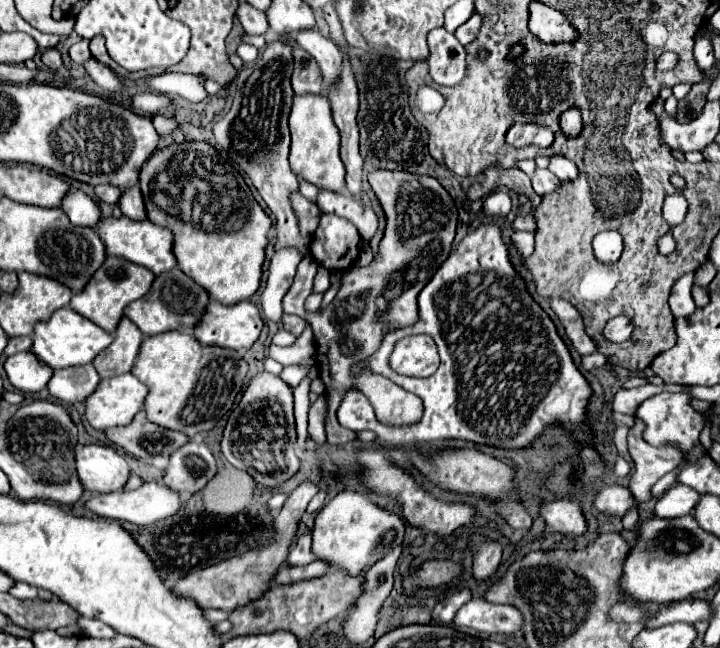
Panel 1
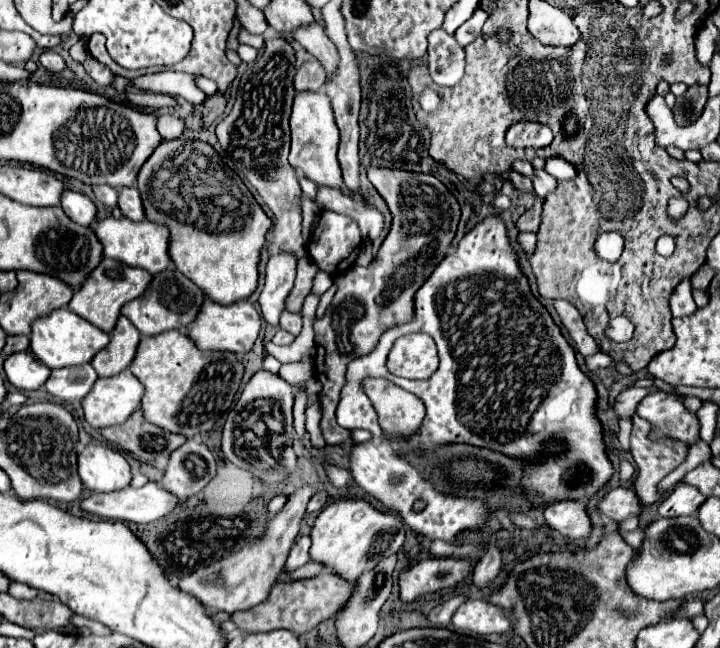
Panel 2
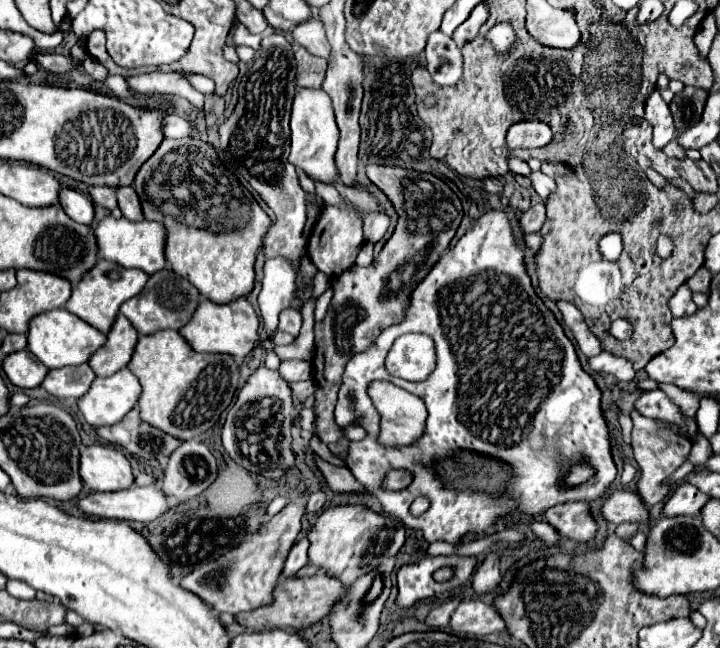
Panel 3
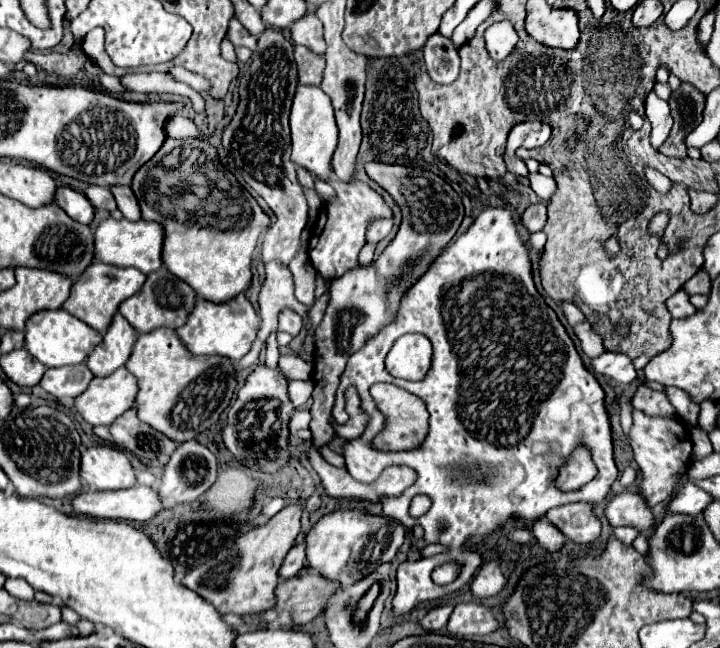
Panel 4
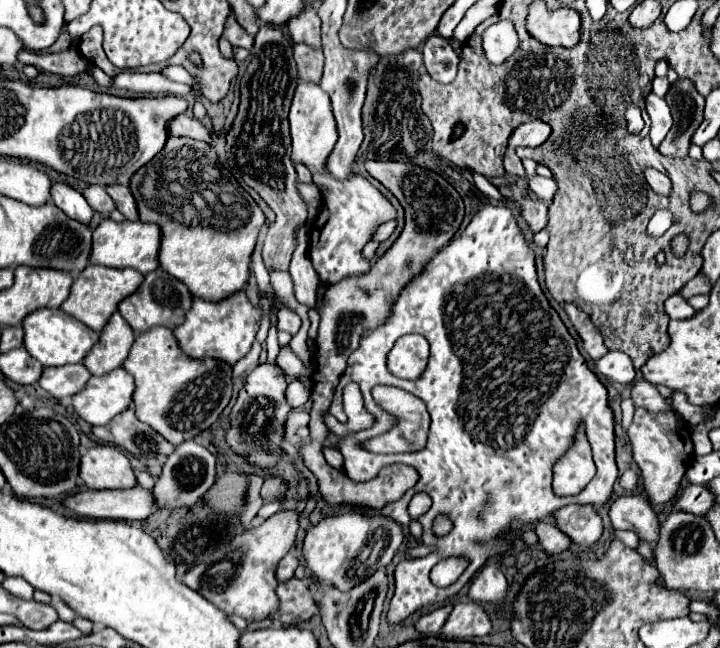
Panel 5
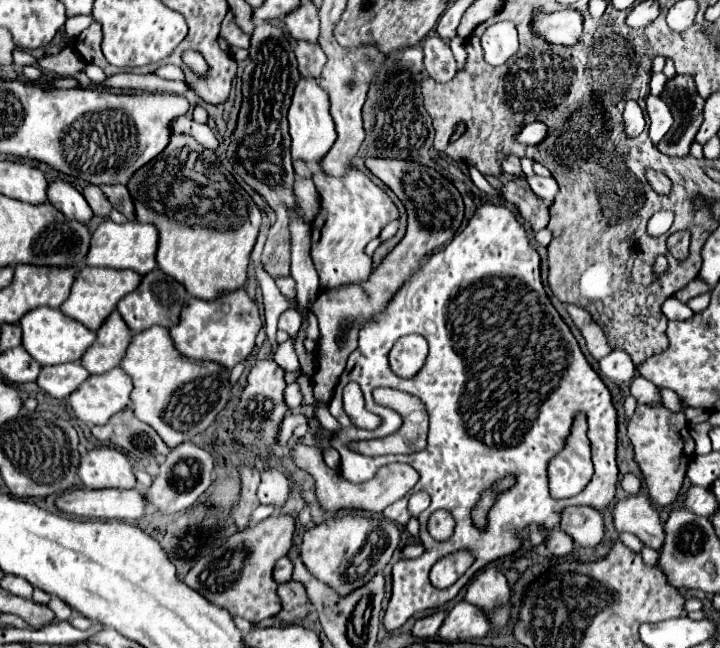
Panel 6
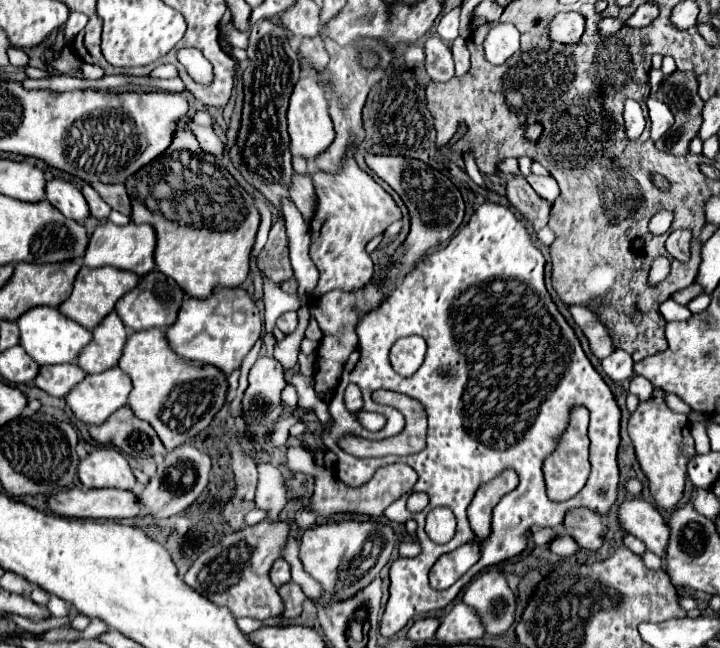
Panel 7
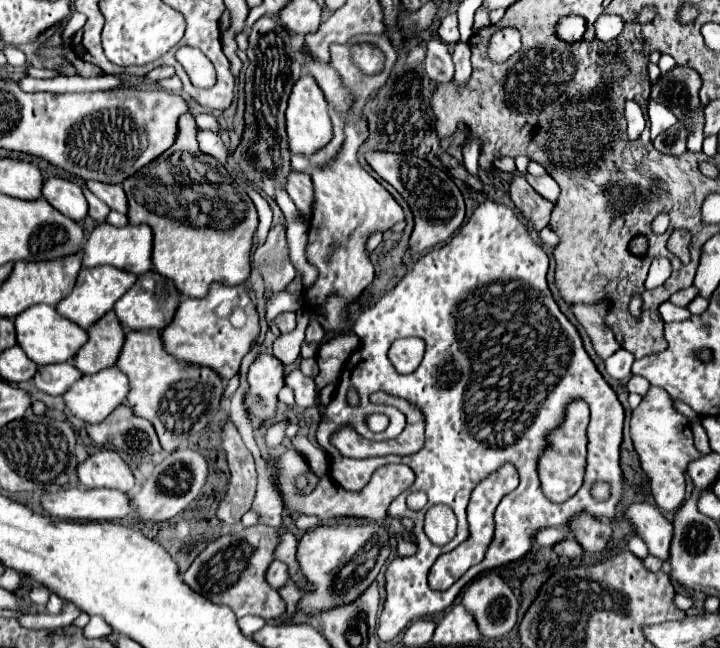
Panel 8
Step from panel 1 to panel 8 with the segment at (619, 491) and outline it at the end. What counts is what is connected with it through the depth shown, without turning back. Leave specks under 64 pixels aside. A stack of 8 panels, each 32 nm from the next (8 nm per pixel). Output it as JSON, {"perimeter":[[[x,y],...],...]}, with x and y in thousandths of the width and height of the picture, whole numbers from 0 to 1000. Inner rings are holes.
{"perimeter":[[[897,775],[878,778],[869,787],[869,796],[878,806],[878,815],[883,818],[883,824],[897,836],[903,855],[917,861],[919,867],[928,864],[931,840],[936,827],[933,806],[928,806],[911,781]]]}

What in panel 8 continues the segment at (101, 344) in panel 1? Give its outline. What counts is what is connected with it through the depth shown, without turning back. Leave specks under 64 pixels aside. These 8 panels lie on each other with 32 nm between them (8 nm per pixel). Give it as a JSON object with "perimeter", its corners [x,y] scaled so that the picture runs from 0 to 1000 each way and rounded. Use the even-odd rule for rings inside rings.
{"perimeter":[[[50,469],[50,472],[42,472],[33,481],[28,481],[19,491],[19,503],[22,503],[25,534],[53,565],[78,562],[78,559],[97,559],[103,552],[103,546],[108,543],[108,537],[122,525],[119,509],[100,500],[89,488],[81,488],[81,481],[72,472],[64,472],[64,469]]]}

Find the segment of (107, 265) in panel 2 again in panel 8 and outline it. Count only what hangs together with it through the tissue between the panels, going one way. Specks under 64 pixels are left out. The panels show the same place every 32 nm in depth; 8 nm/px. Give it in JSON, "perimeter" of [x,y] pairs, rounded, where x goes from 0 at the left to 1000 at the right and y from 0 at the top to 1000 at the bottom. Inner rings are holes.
{"perimeter":[[[133,410],[133,414],[117,414],[106,432],[106,441],[100,448],[100,454],[94,454],[92,460],[86,460],[78,469],[78,481],[89,491],[94,491],[97,497],[108,500],[111,506],[122,506],[128,503],[133,494],[139,494],[139,488],[144,488],[150,478],[156,478],[158,466],[172,457],[178,451],[178,444],[186,438],[189,426],[183,426],[181,420],[156,414],[156,410]]]}

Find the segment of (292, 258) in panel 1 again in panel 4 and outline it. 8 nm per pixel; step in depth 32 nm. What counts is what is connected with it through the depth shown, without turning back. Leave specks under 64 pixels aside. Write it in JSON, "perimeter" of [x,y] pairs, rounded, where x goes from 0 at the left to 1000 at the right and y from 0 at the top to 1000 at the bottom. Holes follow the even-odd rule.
{"perimeter":[[[372,404],[369,407],[369,435],[361,448],[361,488],[364,488],[364,503],[358,512],[358,525],[369,528],[372,515],[378,509],[383,509],[386,500],[386,481],[392,475],[406,475],[421,491],[421,505],[415,515],[403,529],[403,535],[408,542],[419,539],[419,528],[425,517],[425,502],[428,500],[426,472],[417,468],[408,455],[408,435],[406,435],[406,423],[397,410],[392,410],[389,404]]]}

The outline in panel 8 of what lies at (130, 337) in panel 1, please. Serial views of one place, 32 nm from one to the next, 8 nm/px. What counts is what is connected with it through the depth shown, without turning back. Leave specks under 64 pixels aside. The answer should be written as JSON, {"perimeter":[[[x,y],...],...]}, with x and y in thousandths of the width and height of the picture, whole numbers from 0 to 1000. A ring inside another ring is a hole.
{"perimeter":[[[153,478],[122,509],[122,528],[106,543],[103,565],[117,577],[139,574],[142,568],[158,565],[172,531],[172,506],[161,485]]]}

